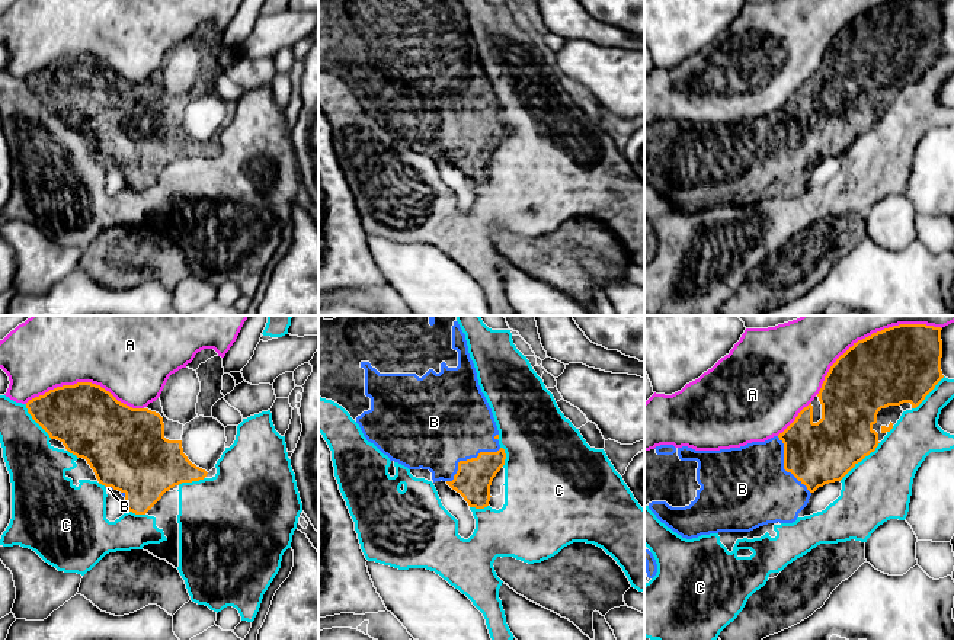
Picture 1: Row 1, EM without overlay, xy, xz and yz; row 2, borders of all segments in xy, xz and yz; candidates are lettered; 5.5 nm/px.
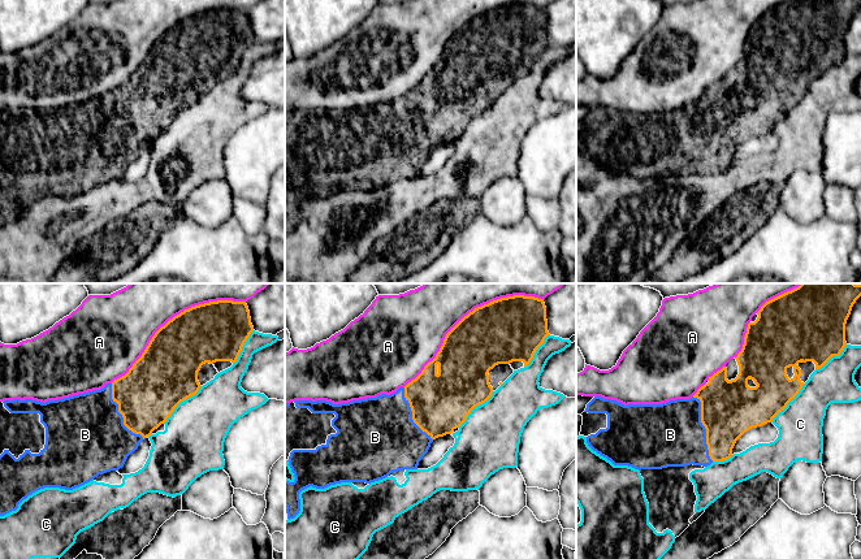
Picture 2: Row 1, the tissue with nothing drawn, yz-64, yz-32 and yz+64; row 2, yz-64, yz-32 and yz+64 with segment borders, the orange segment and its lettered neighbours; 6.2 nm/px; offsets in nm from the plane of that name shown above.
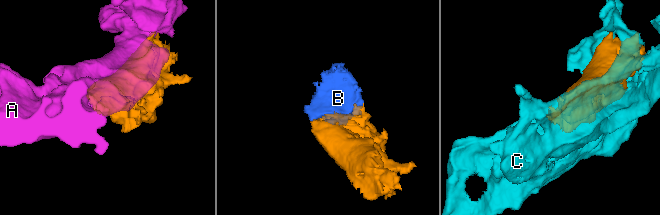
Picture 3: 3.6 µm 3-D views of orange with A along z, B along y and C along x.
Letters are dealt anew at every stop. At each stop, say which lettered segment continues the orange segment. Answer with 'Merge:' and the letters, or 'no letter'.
Merge: B

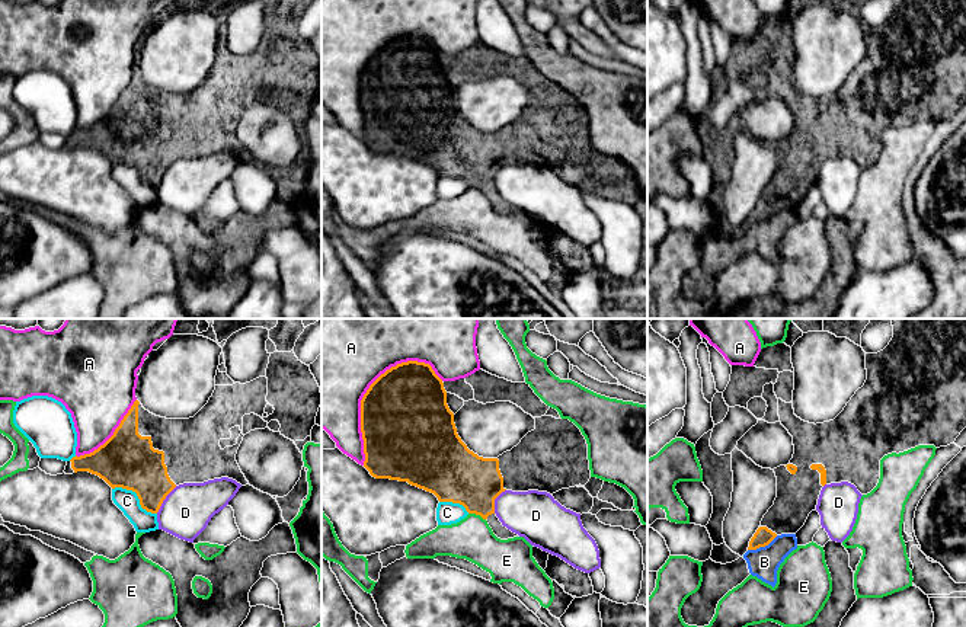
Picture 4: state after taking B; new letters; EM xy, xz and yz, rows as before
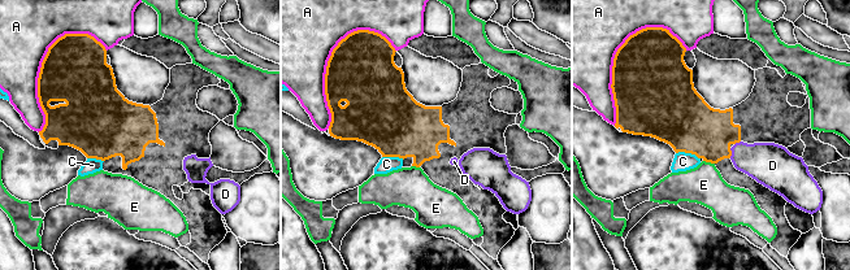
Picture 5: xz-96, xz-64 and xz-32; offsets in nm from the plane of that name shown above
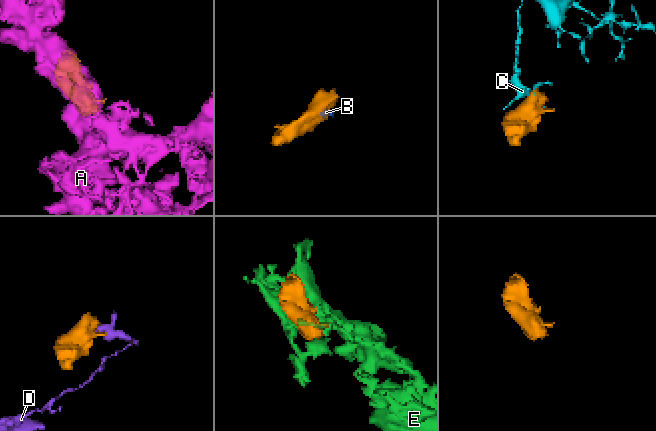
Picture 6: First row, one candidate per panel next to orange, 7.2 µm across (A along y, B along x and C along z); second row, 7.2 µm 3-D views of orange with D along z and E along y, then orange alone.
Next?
Merge: no letter

